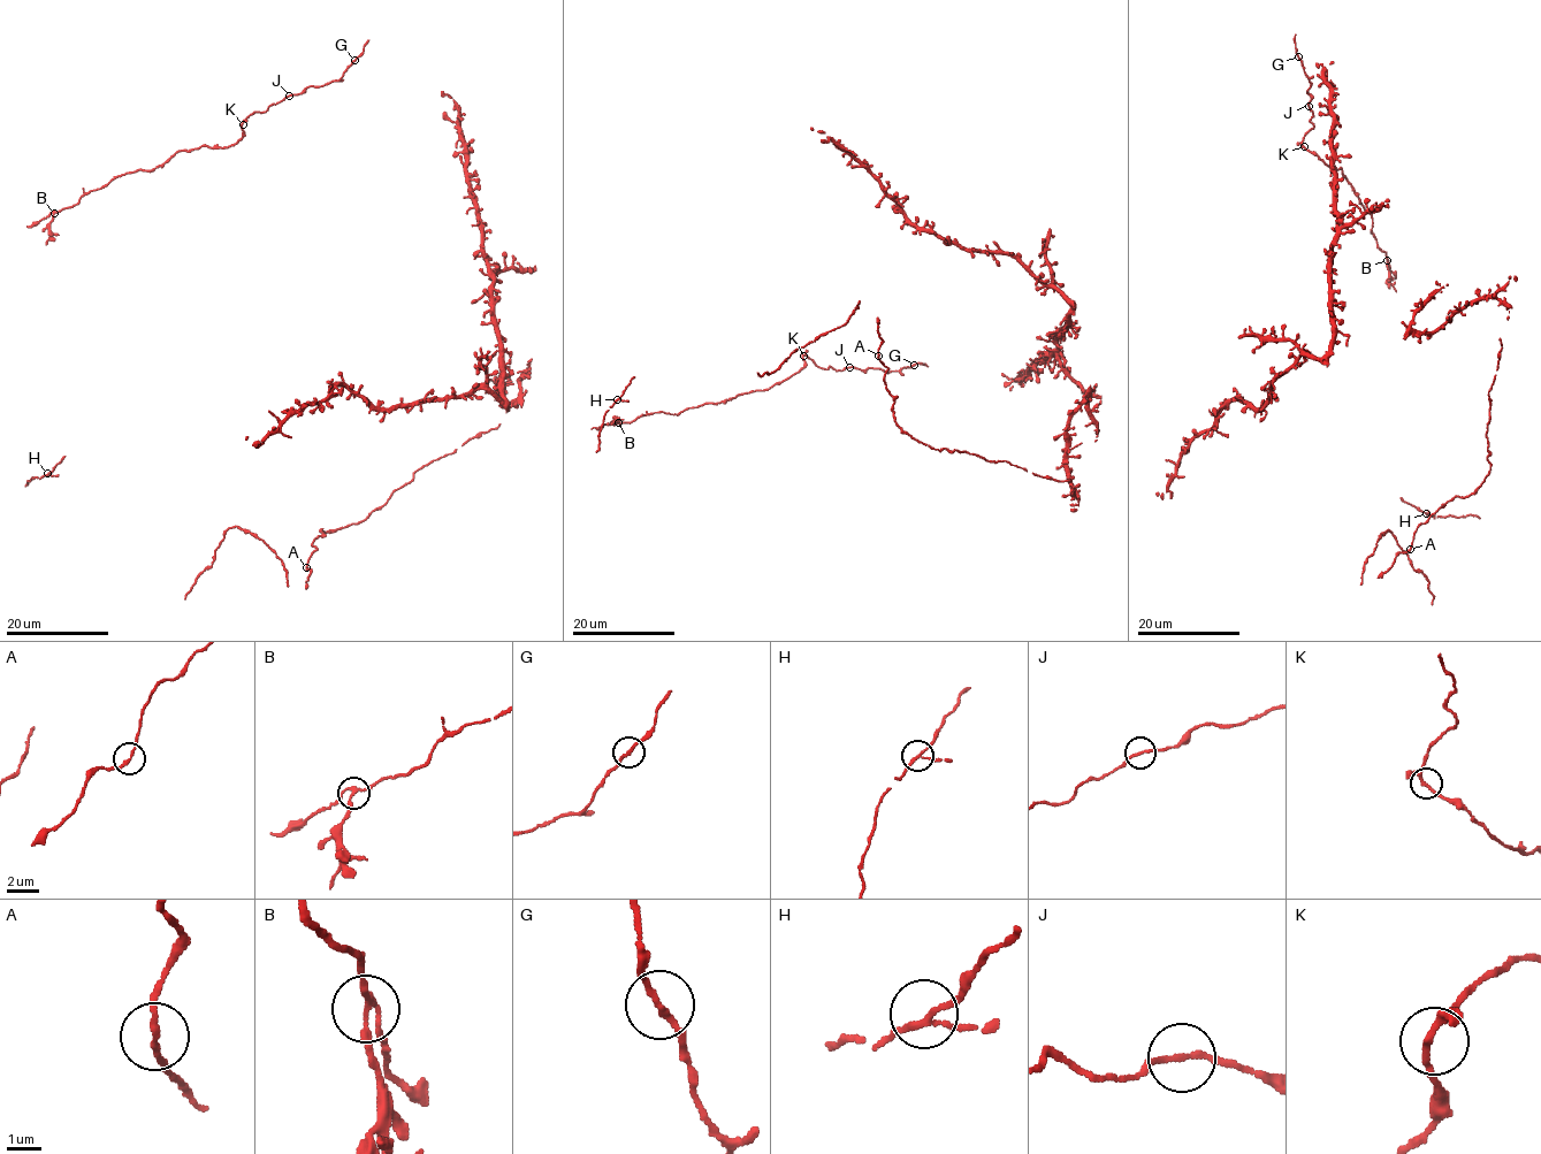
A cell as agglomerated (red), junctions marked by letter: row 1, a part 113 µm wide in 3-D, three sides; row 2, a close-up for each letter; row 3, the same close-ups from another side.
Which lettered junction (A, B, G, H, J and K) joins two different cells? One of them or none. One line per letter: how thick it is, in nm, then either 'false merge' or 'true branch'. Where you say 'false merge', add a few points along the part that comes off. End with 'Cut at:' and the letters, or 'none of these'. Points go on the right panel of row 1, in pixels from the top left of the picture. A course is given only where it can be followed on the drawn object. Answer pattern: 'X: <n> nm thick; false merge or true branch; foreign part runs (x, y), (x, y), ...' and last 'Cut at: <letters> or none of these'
A: 170 nm thick; true branch
B: 160 nm thick; false merge; foreign part runs (1386, 260), (1390, 284), (1396, 292)
G: 180 nm thick; true branch
H: 150 nm thick; true branch
J: 160 nm thick; true branch
K: 180 nm thick; true branch
Cut at: B

